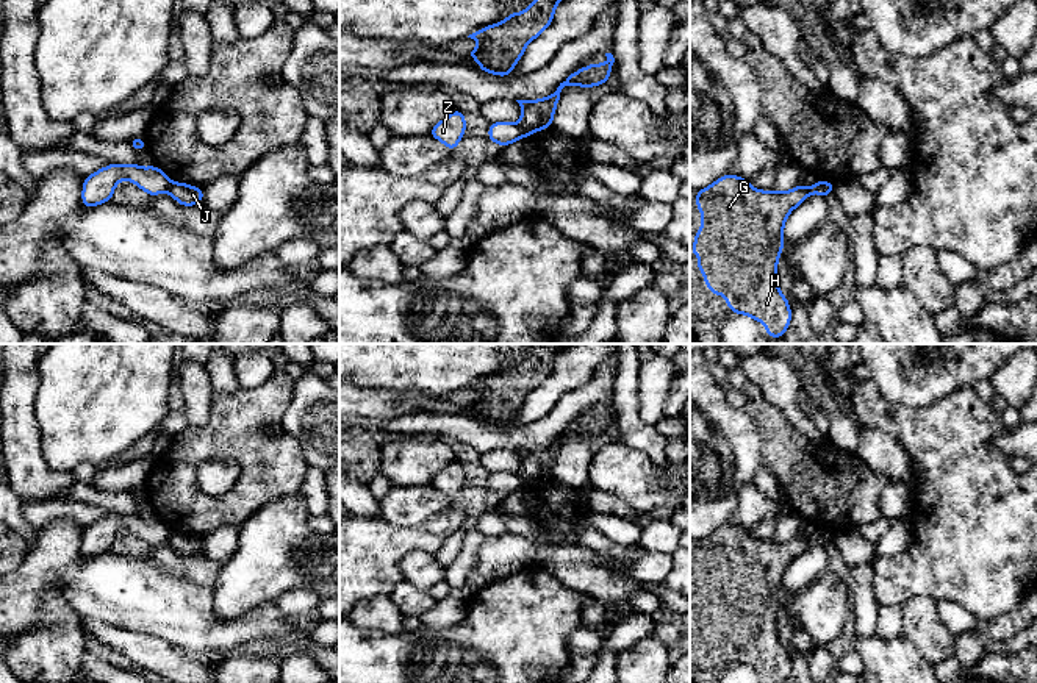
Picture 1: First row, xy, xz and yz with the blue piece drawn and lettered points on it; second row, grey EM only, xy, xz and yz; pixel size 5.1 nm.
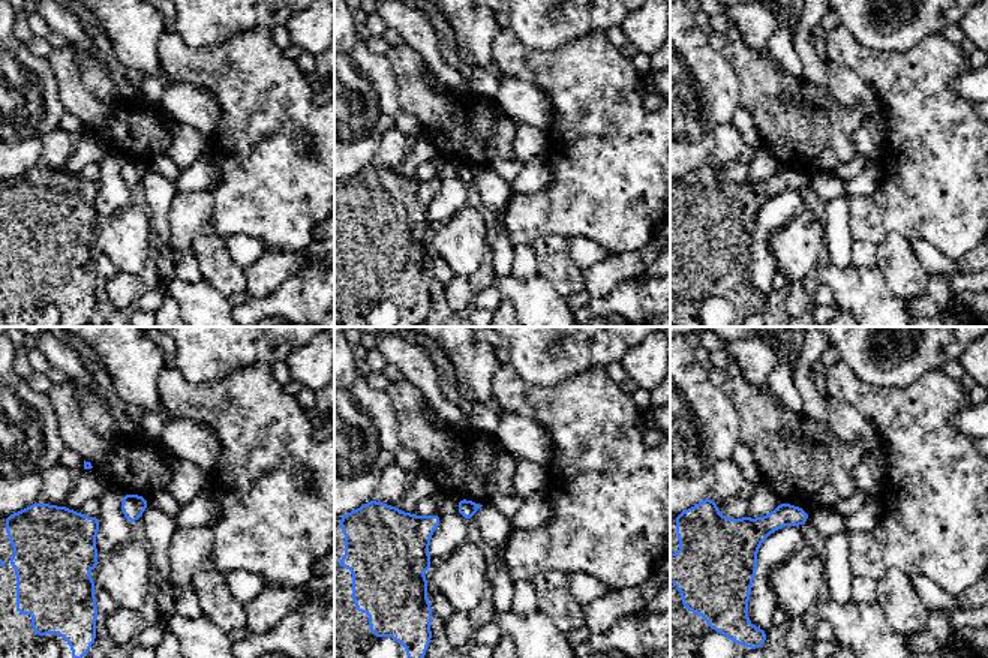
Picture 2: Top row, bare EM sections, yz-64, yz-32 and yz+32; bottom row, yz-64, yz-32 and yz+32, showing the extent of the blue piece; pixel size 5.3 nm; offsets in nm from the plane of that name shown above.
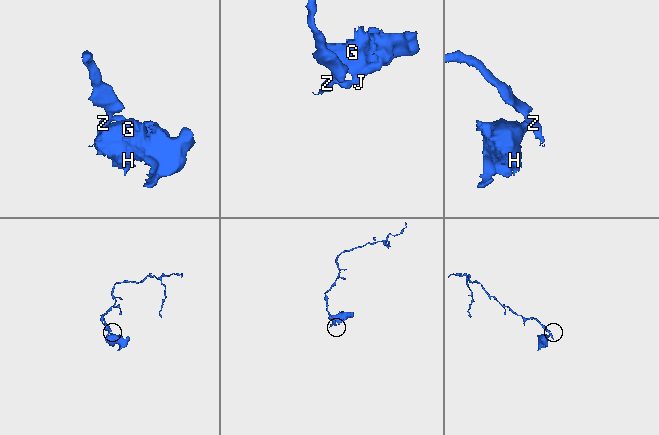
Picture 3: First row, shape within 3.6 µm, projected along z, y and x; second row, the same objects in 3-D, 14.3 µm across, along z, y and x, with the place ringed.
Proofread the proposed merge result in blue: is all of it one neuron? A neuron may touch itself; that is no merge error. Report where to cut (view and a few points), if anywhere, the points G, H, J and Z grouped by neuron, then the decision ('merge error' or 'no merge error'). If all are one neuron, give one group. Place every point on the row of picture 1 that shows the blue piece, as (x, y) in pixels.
cut xz (518, 124), (524, 136); groups G H J / Z; merge error

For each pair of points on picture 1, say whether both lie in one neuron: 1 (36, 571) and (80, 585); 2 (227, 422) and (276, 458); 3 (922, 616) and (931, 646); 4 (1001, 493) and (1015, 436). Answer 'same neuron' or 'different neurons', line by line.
1: same neuron
2: same neuron
3: same neuron
4: different neurons

